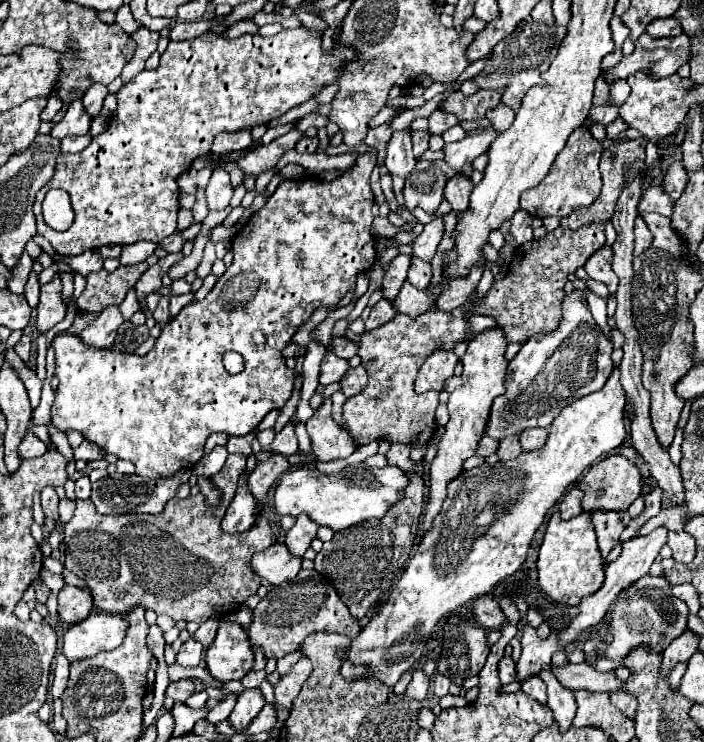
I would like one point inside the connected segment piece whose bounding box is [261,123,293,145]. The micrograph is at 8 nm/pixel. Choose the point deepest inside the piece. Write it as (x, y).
(276, 132)

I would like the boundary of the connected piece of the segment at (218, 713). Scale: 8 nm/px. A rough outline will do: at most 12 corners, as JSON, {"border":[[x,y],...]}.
{"border":[[237,695],[225,697],[209,711],[207,719],[215,725],[233,711]]}

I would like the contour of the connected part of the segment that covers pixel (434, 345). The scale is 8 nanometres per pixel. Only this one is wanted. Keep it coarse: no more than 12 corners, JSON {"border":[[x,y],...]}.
{"border":[[463,309],[397,313],[355,335],[367,387],[345,401],[359,445],[425,447],[439,392],[417,395],[431,351],[465,339]]}

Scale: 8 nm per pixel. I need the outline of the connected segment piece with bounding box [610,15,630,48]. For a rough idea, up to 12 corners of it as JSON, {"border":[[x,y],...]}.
{"border":[[617,15],[611,19],[610,29],[615,47],[620,48],[629,29]]}

